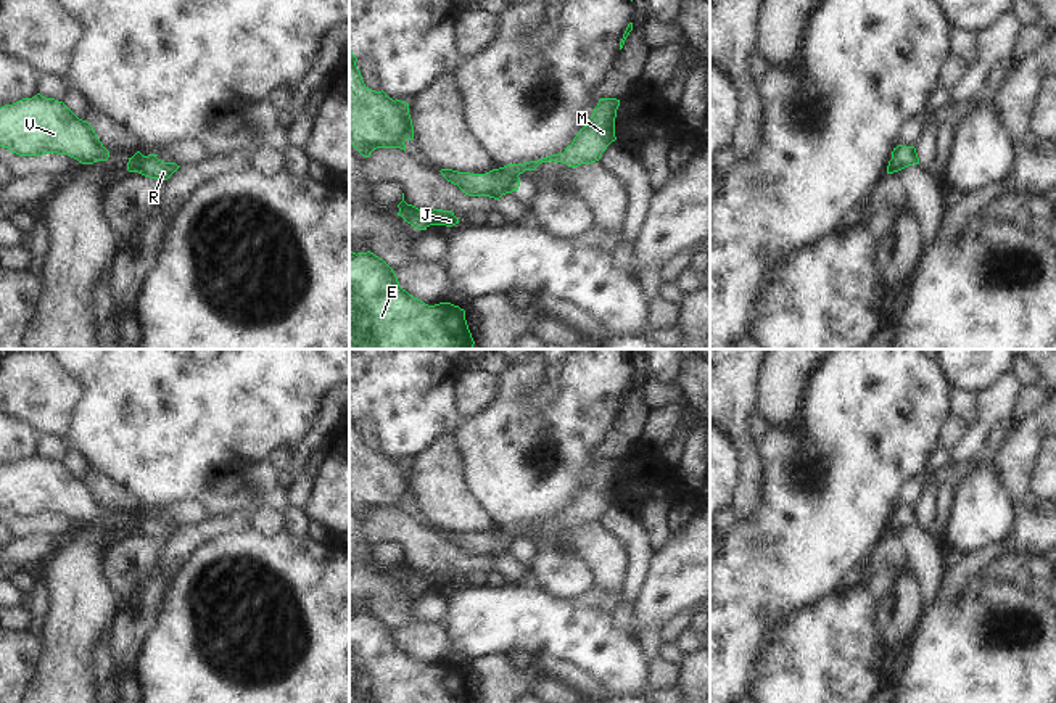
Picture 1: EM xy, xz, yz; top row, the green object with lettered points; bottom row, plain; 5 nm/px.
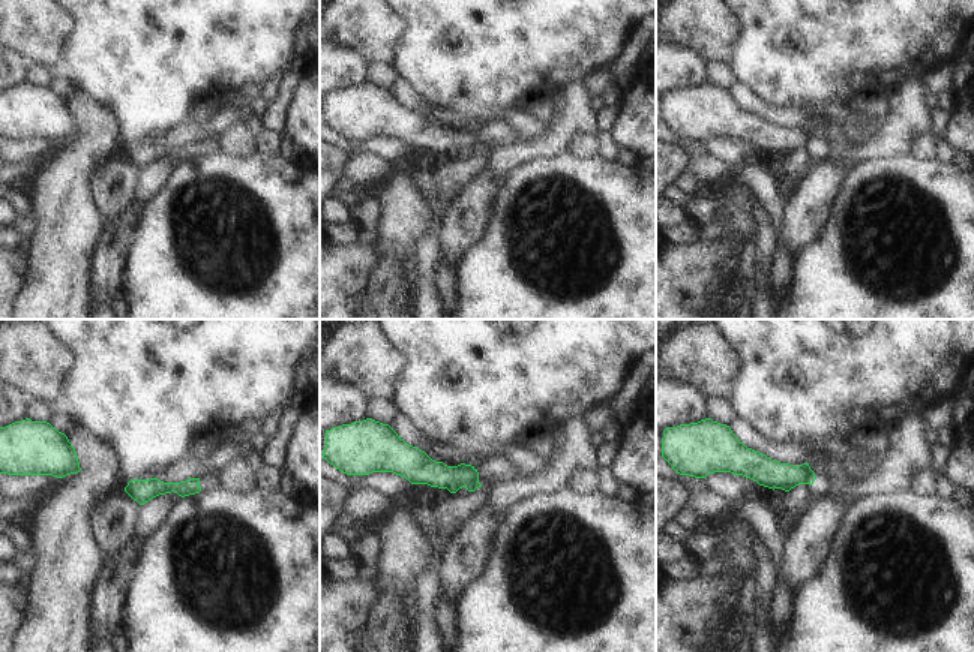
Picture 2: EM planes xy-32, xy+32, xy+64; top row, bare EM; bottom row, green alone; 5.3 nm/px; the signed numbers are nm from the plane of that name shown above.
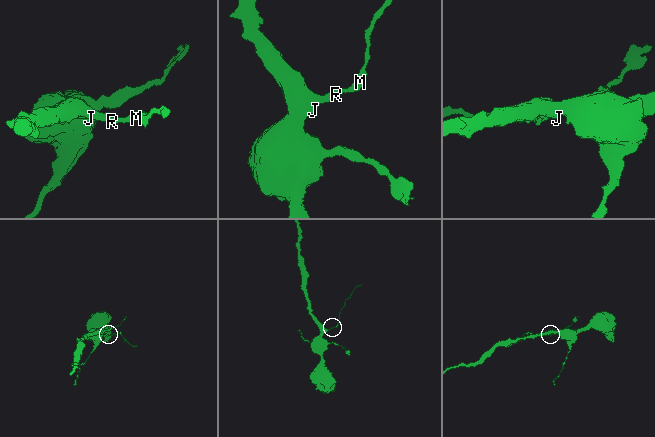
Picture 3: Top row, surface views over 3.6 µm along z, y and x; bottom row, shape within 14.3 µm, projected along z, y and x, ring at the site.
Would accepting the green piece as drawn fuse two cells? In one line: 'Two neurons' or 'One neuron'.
One neuron.

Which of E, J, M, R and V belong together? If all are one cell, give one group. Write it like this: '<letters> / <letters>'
E J M R V

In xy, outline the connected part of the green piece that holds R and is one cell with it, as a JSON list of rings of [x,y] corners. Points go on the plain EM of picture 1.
[[[137,512],[132,518],[129,518],[127,531],[138,532],[150,539],[167,541],[180,528],[175,523],[164,523],[156,516],[158,515],[143,516]]]

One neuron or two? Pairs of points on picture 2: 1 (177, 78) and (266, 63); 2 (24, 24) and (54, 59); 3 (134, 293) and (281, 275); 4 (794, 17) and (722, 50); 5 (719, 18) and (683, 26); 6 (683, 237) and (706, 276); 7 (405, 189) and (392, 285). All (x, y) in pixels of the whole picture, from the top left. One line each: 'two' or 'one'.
1: one
2: one
3: one
4: two
5: one
6: two
7: one

